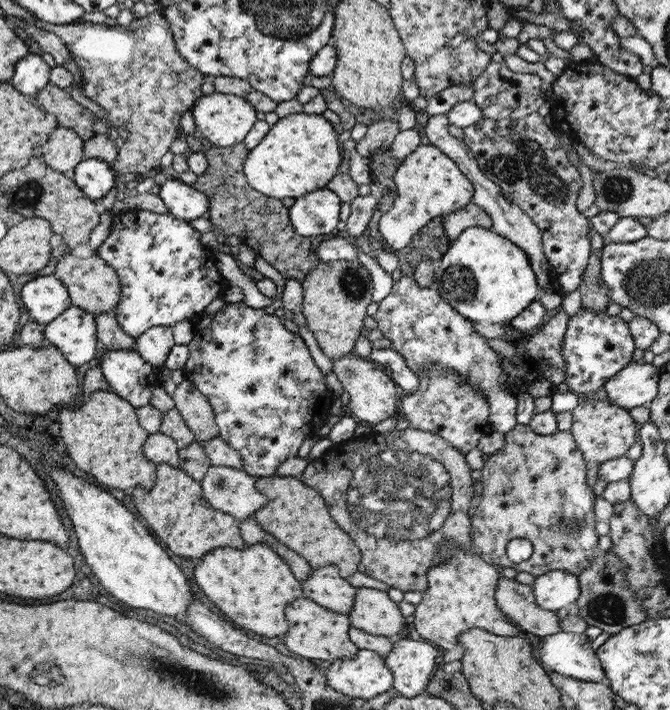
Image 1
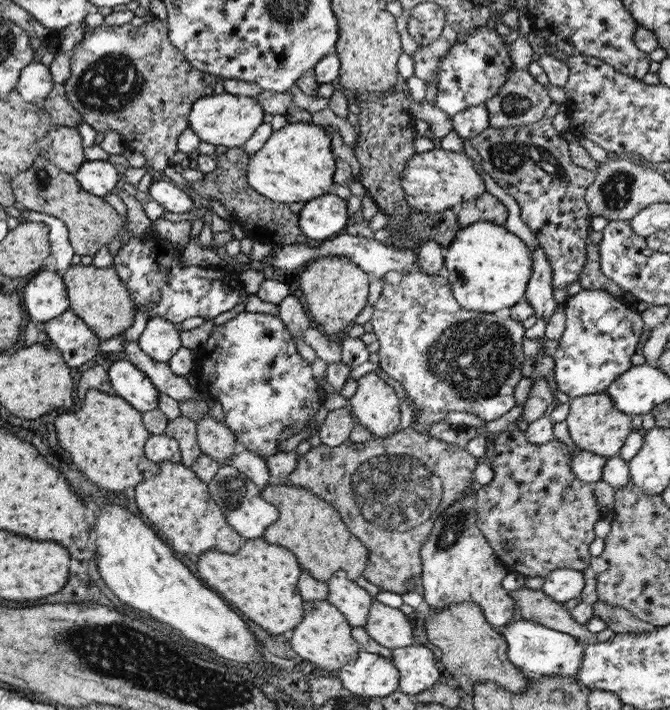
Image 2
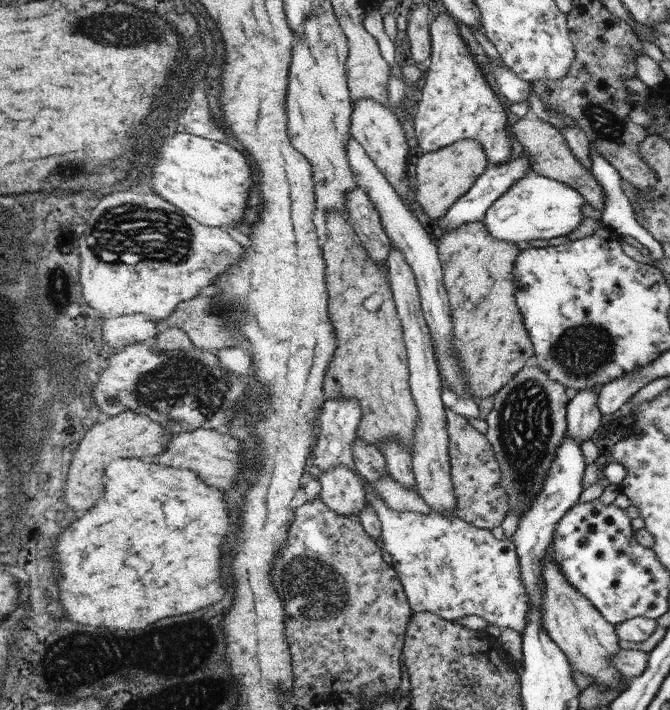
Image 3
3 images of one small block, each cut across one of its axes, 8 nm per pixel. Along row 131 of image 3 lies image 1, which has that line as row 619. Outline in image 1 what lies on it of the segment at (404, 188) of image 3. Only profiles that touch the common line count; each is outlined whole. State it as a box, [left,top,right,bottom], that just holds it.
[346,588,403,640]

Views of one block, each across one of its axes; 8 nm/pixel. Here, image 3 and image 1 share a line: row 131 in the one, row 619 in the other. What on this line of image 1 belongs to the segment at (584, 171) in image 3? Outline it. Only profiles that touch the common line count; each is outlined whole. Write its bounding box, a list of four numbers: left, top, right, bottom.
[494,575,559,638]

